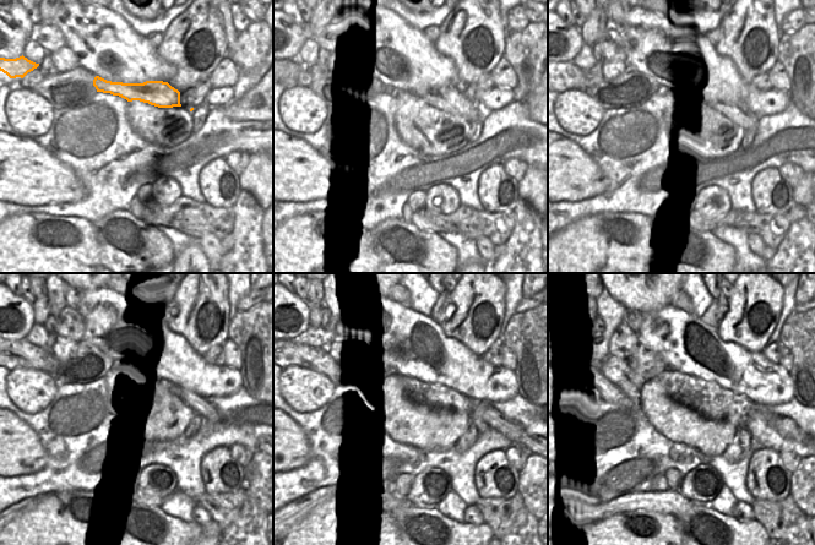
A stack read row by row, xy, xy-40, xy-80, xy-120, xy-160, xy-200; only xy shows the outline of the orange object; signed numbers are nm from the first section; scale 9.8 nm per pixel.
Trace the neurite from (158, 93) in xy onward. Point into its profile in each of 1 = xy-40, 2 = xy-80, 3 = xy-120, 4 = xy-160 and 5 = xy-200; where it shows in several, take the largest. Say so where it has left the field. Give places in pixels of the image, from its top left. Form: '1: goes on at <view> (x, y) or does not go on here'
1: goes on at xy-40 (450, 99)
2: goes on at xy-80 (740, 115)
3: goes on at xy-120 (202, 405)
4: goes on at xy-160 (512, 430)
5: goes on at xy-200 (787, 428)

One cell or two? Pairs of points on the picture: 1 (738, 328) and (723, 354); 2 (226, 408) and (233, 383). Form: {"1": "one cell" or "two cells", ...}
{"1": "two cells", "2": "two cells"}

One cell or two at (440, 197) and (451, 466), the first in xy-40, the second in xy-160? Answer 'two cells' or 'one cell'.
two cells

